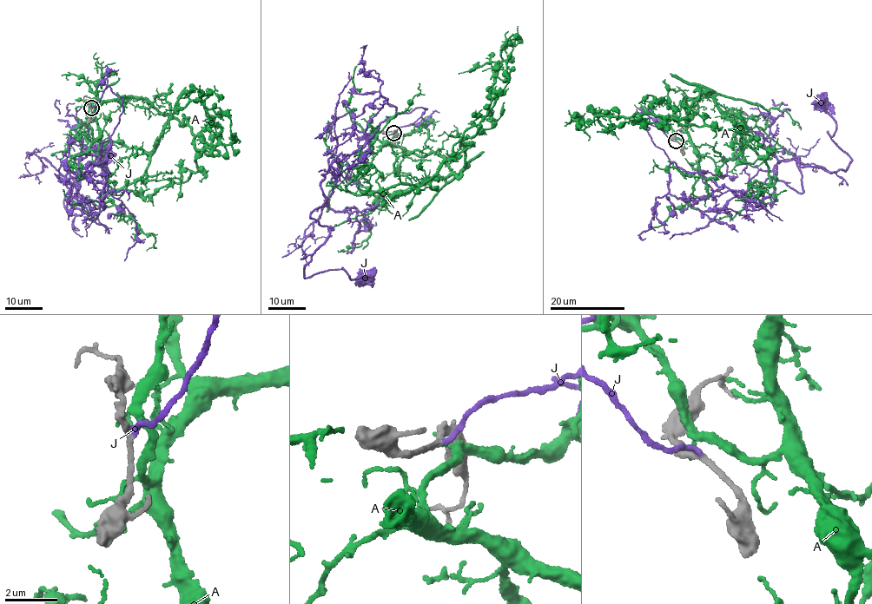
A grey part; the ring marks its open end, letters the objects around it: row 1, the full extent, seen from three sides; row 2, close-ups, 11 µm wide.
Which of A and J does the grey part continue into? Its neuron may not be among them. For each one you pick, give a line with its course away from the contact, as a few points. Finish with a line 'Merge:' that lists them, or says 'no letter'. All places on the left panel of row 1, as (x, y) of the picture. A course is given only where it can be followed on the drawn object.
J: via (91, 108), (107, 86), (123, 111), (70, 214), (102, 150)
Merge: J

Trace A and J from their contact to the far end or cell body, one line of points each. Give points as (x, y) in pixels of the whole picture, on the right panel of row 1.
A: (675, 140), (688, 138), (682, 103), (710, 91), (700, 90), (688, 121), (597, 116), (578, 128), (589, 140)
J: (677, 141), (647, 126), (670, 160), (762, 203), (778, 180), (803, 192), (796, 159), (850, 163), (821, 101)

